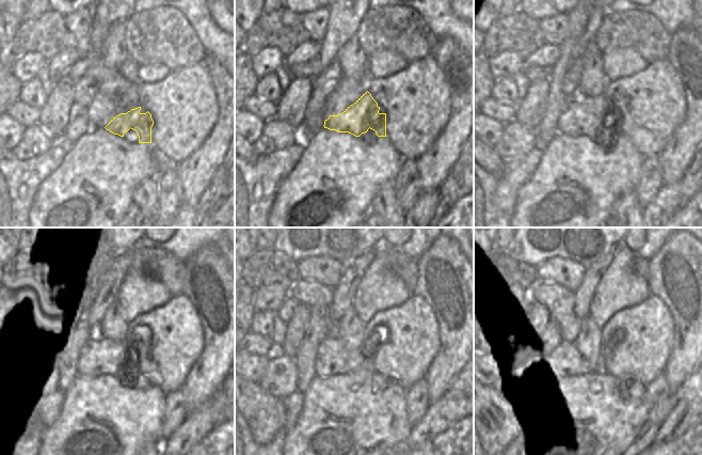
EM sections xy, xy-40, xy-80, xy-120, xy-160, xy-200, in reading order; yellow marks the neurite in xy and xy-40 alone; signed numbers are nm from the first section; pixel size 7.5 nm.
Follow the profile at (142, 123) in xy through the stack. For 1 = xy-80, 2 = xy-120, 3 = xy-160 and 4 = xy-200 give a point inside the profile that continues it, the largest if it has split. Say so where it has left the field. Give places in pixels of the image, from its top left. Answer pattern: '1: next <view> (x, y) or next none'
1: next xy-80 (583, 116)
2: next xy-120 (99, 356)
3: next xy-160 (333, 358)
4: next xy-200 (565, 361)

